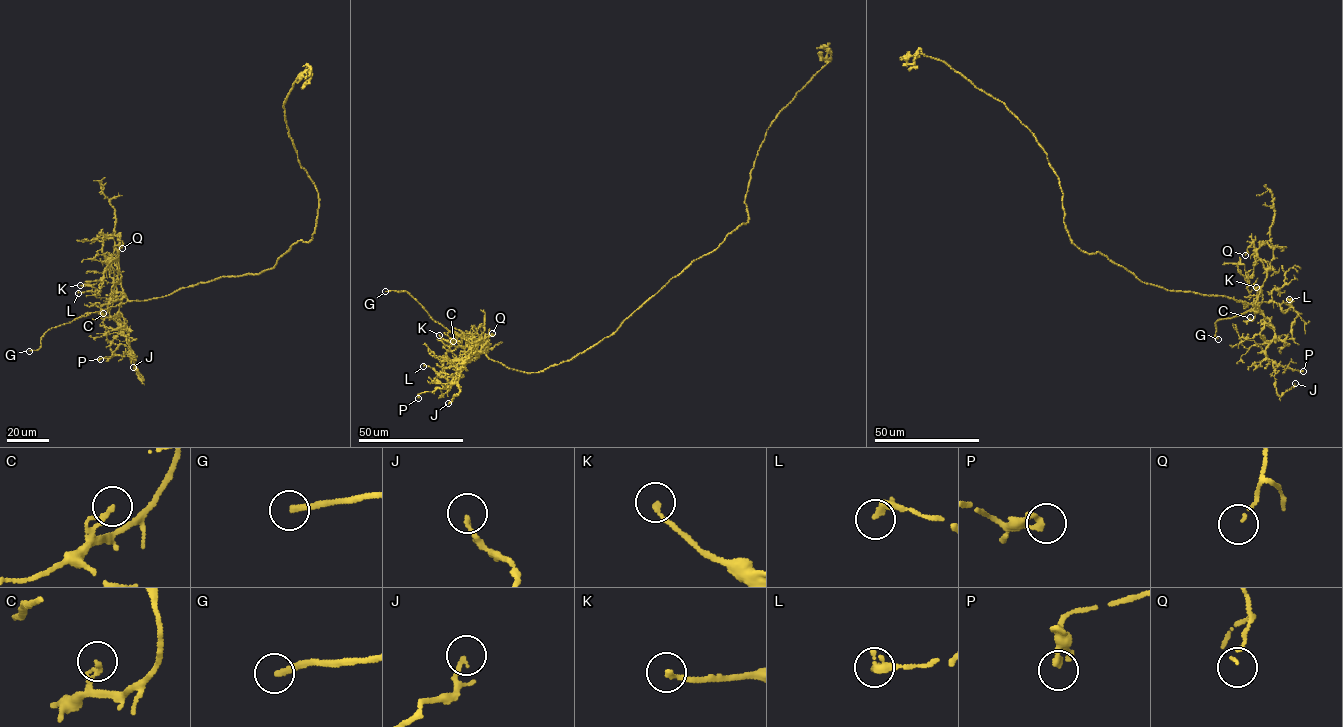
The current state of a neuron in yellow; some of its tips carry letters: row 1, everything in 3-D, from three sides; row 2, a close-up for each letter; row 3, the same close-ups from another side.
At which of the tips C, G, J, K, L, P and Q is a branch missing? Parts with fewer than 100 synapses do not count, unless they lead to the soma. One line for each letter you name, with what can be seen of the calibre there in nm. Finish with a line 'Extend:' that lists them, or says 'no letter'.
G: 240 nm
Extend: G

